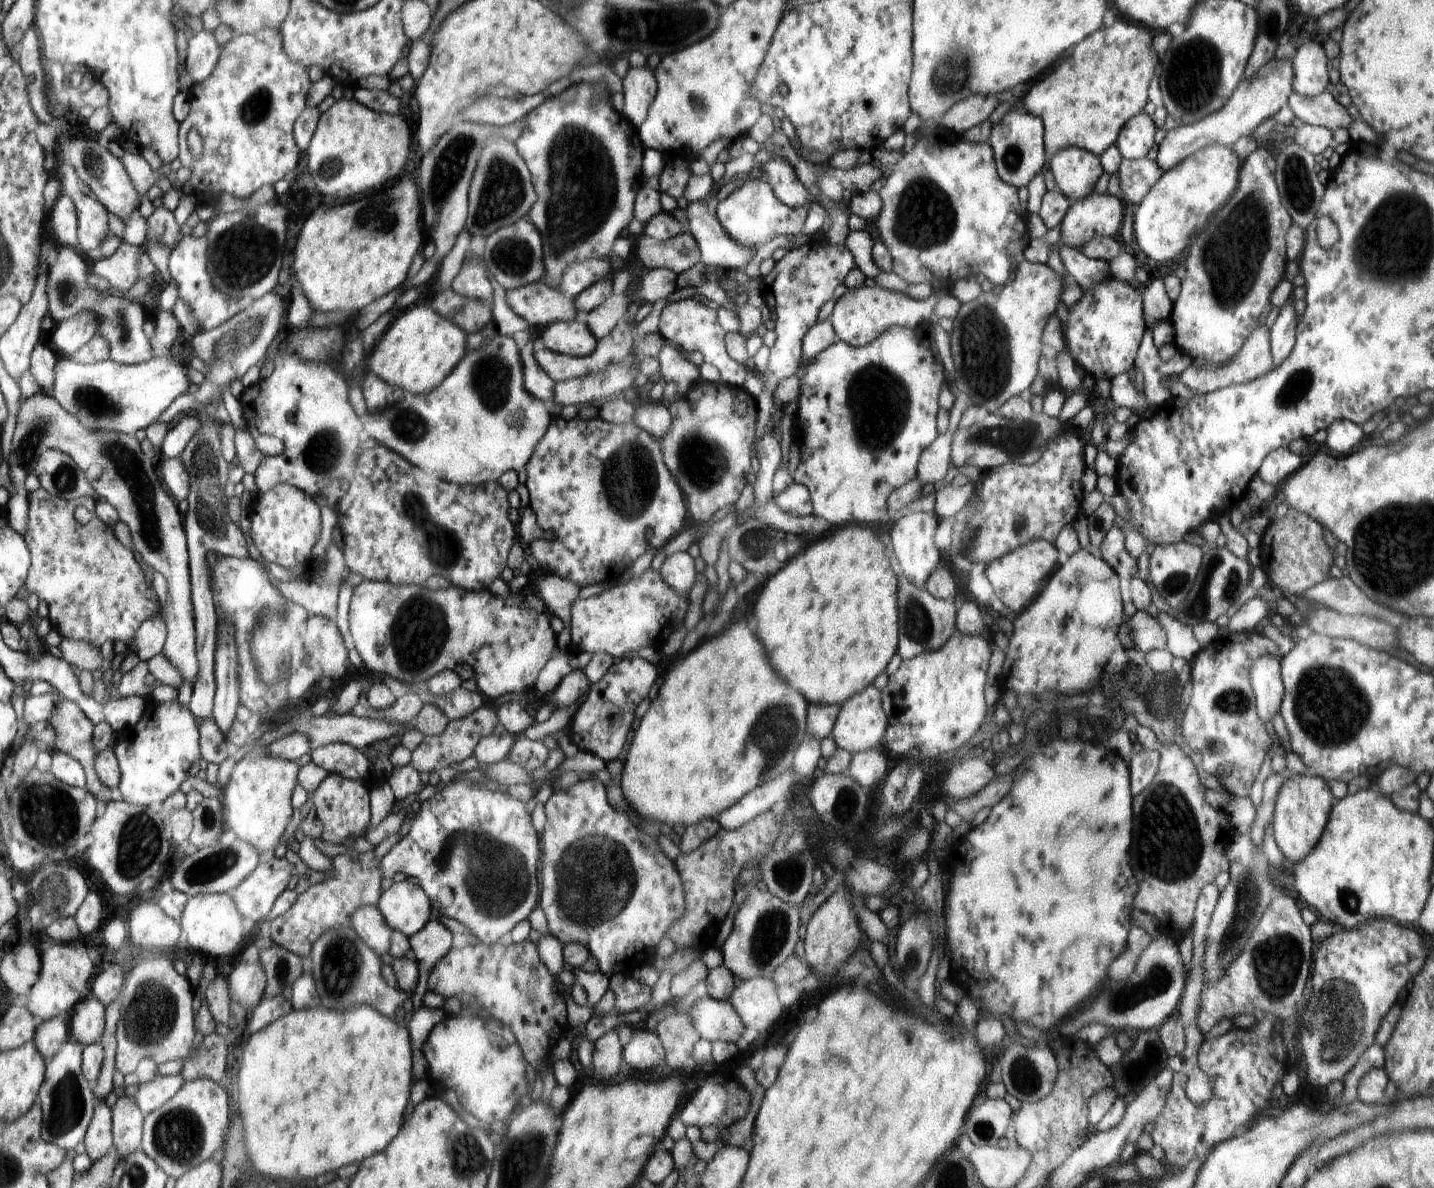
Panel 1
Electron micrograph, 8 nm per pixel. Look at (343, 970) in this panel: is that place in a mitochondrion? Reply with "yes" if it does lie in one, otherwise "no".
yes

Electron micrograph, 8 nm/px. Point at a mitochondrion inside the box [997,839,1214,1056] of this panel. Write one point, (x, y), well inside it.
(1158, 980)

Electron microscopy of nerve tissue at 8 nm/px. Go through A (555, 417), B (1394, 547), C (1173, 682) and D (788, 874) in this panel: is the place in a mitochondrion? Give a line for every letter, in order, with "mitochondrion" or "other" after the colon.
A: other
B: mitochondrion
C: mitochondrion
D: mitochondrion

